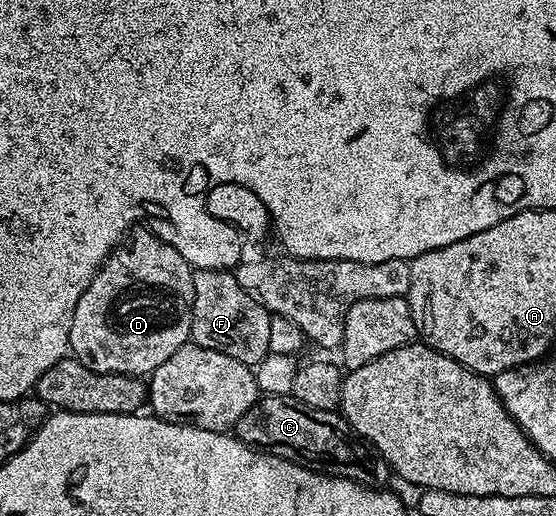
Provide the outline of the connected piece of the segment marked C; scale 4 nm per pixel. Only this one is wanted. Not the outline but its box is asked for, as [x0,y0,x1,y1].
[232,394,390,489]

